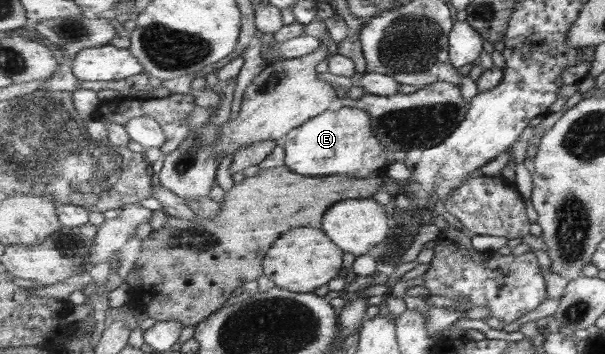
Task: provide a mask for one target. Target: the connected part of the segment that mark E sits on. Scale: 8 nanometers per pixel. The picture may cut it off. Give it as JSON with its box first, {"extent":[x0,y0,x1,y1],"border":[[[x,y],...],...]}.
{"extent":[282,107,390,179],"border":[[[334,107],[308,121],[306,125],[294,129],[283,140],[282,145],[286,152],[285,165],[301,175],[321,177],[330,175],[342,175],[354,178],[366,179],[368,175],[386,172],[388,162],[386,158],[390,154],[382,141],[374,133],[373,118],[365,109],[350,107]]]}

